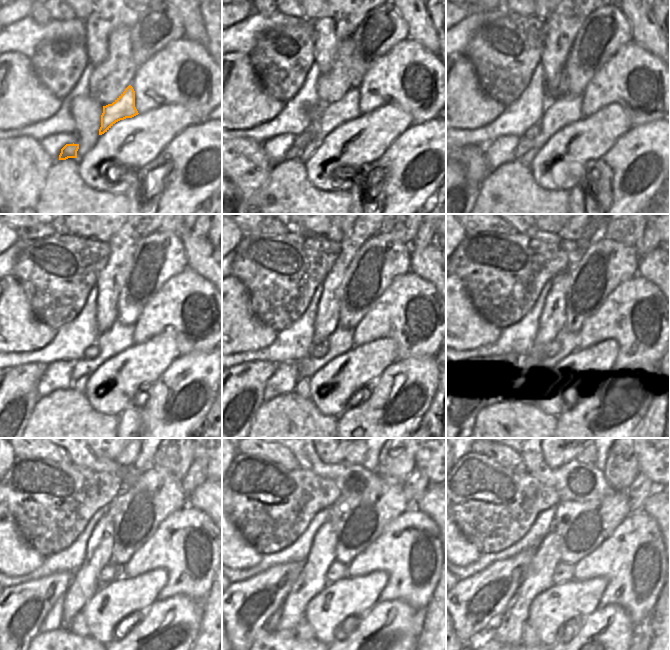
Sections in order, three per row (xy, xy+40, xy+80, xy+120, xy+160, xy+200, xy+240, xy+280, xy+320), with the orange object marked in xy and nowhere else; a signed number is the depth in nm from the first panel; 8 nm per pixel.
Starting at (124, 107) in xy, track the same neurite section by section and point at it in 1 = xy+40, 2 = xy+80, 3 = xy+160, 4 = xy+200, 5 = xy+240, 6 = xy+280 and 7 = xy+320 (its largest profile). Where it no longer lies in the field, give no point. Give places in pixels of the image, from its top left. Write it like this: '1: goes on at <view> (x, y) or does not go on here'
1: goes on at xy+40 (335, 114)
2: goes on at xy+80 (566, 109)
3: goes on at xy+160 (341, 341)
4: goes on at xy+200 (566, 342)
5: goes on at xy+240 (111, 571)
6: goes on at xy+280 (337, 570)
7: goes on at xy+320 (564, 571)

